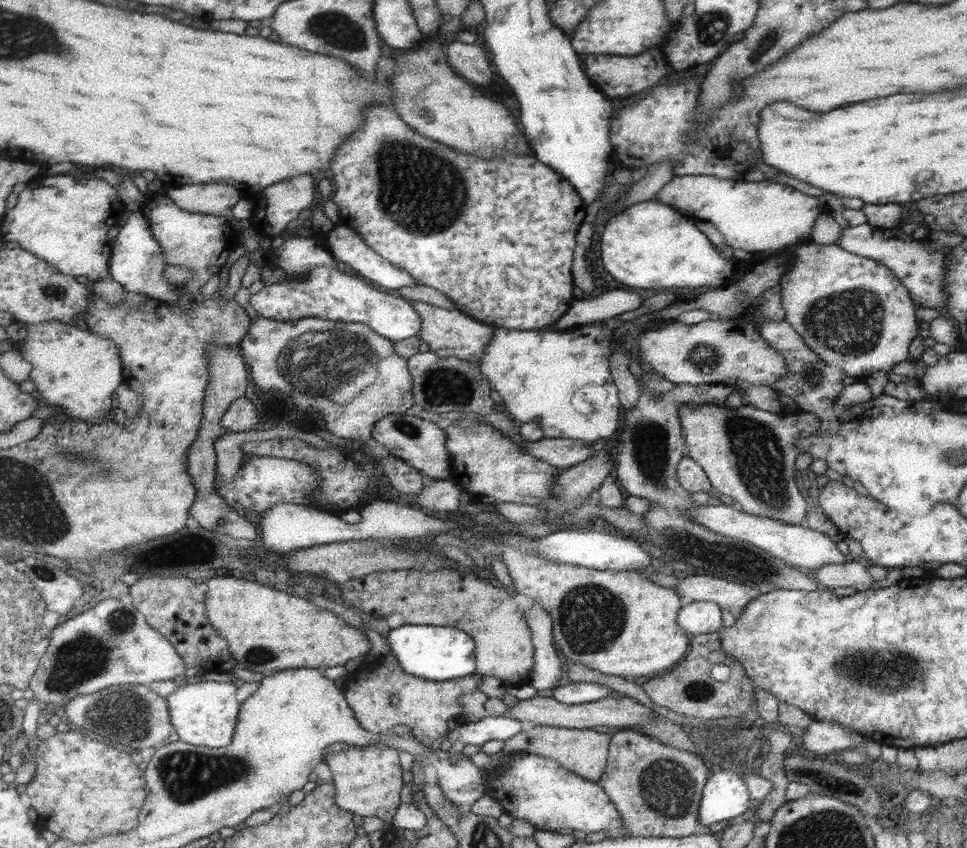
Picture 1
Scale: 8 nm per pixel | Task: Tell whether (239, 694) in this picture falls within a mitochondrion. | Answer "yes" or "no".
no

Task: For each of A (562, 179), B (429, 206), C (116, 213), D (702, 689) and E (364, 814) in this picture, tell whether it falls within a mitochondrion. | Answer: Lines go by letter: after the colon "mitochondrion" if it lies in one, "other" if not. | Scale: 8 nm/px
A: other
B: mitochondrion
C: other
D: mitochondrion
E: other

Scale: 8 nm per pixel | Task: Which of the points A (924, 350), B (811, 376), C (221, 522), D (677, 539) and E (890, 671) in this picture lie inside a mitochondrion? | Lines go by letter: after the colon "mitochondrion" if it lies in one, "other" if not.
A: other
B: mitochondrion
C: mitochondrion
D: mitochondrion
E: mitochondrion

